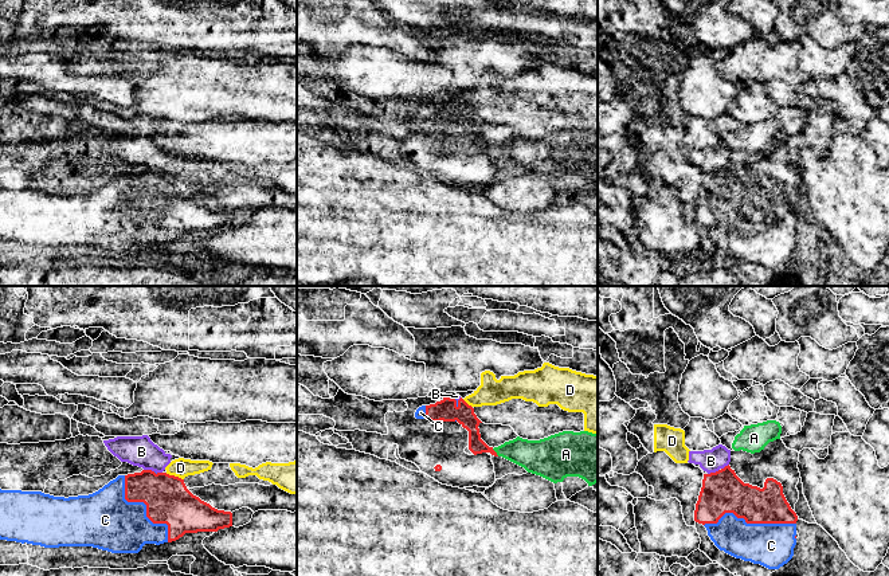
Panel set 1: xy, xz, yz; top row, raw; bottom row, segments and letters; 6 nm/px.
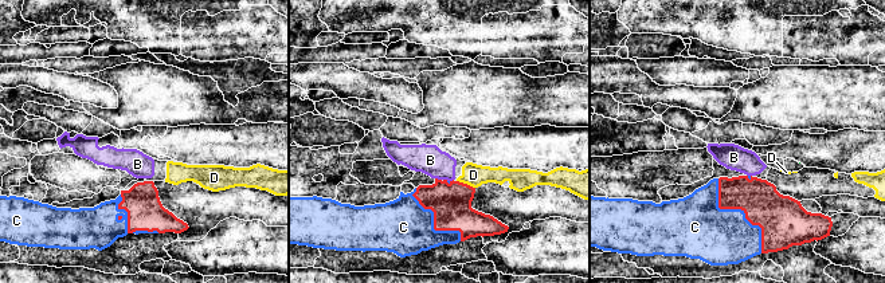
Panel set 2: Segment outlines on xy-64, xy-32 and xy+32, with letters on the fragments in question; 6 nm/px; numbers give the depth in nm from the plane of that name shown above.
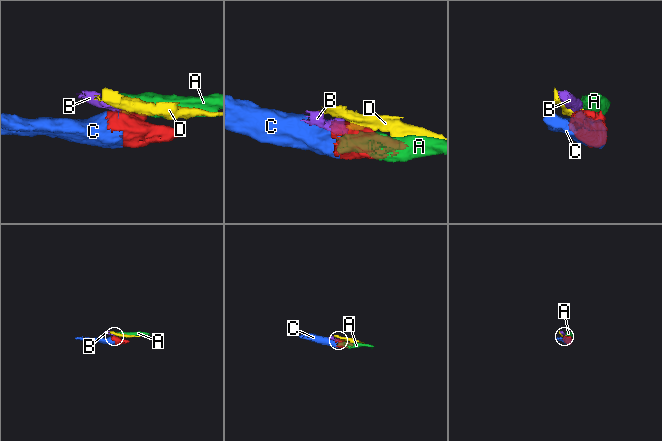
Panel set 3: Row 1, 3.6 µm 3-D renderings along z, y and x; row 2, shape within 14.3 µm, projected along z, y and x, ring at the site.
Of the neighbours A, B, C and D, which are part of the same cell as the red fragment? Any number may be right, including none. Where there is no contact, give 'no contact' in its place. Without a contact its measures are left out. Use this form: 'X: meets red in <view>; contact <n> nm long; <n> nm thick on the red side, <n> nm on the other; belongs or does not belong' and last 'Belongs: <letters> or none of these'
A: meets red in xz; contact 60 nm long; 110 nm thick on the red side, 200 nm on the other; does not belong
B: meets red in yz; contact 80 nm long; 260 nm thick on the red side, 140 nm on the other; does not belong
C: meets red in yz; contact 550 nm long; 260 nm thick on the red side, 260 nm on the other; belongs
D: meets red in xy; contact 120 nm long; 280 nm thick on the red side, 120 nm on the other; does not belong
Belongs: C

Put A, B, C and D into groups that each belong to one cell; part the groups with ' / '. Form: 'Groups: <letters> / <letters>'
Groups: A / B D / C

